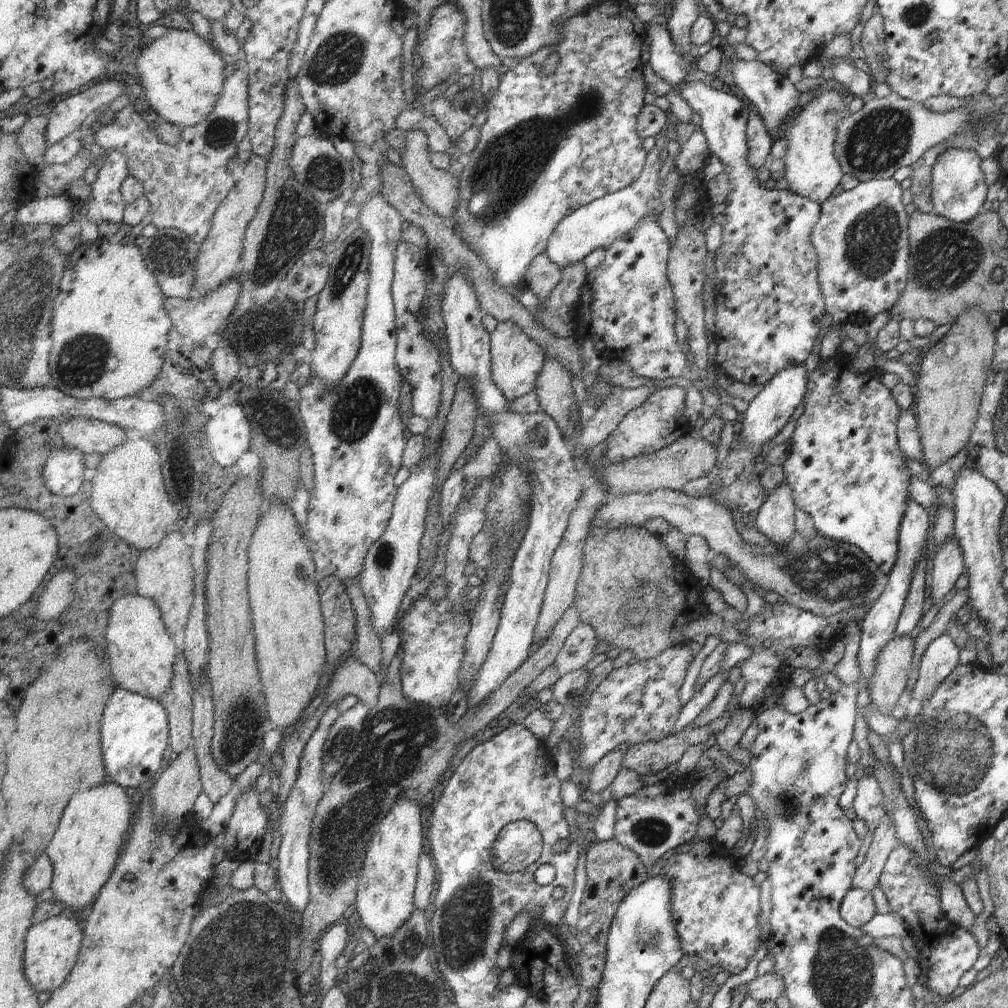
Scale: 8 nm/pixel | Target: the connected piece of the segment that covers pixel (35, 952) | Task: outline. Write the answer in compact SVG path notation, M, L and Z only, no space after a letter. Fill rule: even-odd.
M64 913L33 925L26 936L25 974L36 992L53 993L68 980L85 940L84 930L79 928L77 917Z

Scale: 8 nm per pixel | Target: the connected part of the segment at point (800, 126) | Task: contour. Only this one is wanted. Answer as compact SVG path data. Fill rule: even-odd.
M823 88L810 102L800 107L791 124L781 129L787 152L782 158L785 164L787 191L805 197L815 204L823 204L841 180L841 168L833 156L833 136L837 122L848 114L849 95L844 90Z

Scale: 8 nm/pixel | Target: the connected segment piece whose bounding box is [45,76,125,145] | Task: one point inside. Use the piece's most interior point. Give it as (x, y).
(68, 115)

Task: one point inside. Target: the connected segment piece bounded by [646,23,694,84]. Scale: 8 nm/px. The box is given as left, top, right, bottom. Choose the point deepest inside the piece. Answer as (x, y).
(668, 63)

